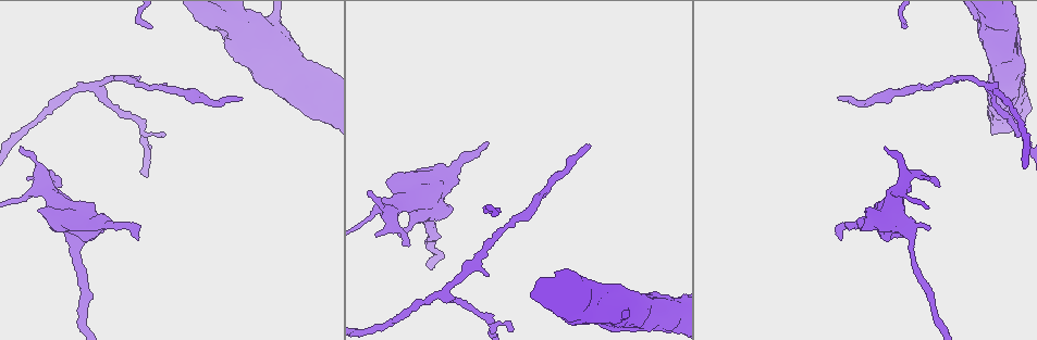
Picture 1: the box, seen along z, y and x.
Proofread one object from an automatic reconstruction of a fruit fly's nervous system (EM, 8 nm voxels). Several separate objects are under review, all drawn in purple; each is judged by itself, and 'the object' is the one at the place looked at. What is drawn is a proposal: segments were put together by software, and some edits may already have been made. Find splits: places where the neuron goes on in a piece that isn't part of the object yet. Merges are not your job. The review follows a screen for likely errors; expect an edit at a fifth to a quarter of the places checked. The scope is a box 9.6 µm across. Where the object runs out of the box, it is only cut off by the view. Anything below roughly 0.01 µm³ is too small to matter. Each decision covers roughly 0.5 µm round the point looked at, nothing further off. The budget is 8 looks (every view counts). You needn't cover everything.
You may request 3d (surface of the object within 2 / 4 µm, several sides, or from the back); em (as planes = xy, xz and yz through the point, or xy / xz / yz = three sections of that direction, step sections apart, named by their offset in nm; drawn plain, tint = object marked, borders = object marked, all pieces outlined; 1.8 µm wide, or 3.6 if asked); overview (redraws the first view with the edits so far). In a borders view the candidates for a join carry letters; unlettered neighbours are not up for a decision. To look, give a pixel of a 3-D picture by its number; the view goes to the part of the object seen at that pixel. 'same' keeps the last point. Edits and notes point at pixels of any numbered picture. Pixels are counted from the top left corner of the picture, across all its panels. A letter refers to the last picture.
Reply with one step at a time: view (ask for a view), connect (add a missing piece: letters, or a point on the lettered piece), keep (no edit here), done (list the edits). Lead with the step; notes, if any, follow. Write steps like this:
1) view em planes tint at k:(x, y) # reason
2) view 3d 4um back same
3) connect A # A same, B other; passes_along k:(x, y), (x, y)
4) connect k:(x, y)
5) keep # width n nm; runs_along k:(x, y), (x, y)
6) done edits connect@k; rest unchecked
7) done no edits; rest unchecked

view em planes borders at 1:(58, 186) # an open end

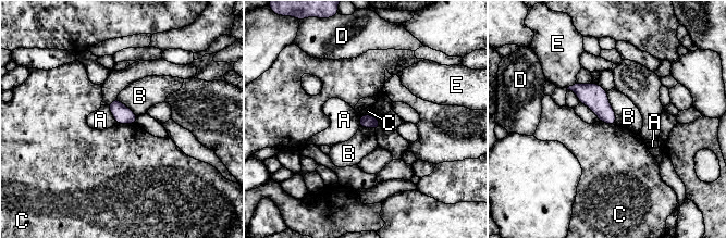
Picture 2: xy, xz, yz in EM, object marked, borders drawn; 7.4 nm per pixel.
keep # width 100 nm; A other, B other, C other, D other, E other; border 2:(115, 123), (135, 124); no lettered piece goes on from it

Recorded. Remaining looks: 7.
view em 3.6um yz step 8 tint at 1:(386, 182) # free end

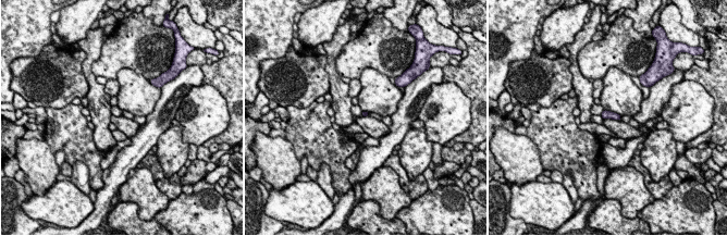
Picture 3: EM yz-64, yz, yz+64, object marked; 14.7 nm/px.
view em 3.6um yz step 8 borders same

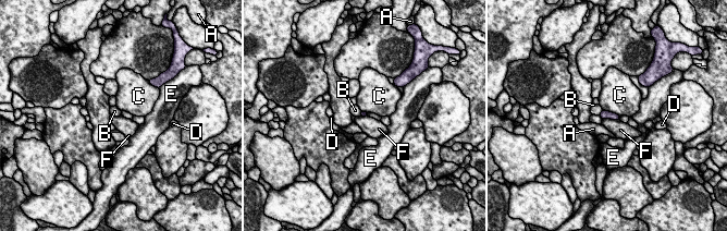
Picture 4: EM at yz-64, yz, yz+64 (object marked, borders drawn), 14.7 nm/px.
keep # A other, B other, C other, D other, E other, F other; border 4:(602, 119), (616, 119), (619, 121); no lettered piece goes on from it

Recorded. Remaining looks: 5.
view 3d 2um at 1:(588, 144) # long arm stops here

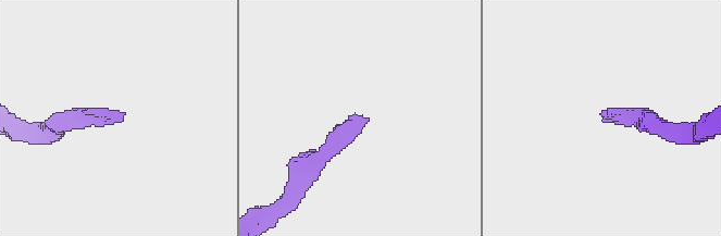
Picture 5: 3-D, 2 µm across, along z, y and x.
view em 3.6um planes borders at 5:(119, 118) # shape alone is not enough

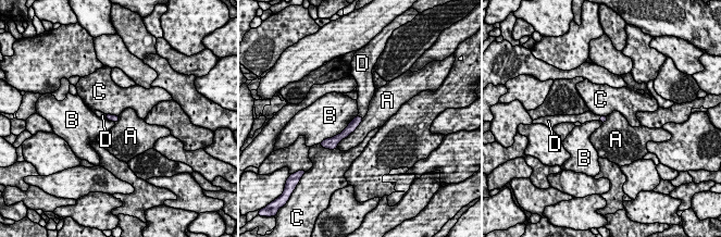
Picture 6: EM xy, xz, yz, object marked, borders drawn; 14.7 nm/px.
connect D # A other, B other, C other, D same; passes_along 6:(355, 123), (360, 116), (363, 100); the neuron continues

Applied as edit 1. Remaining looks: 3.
done edits connect@6; rest unchecked

